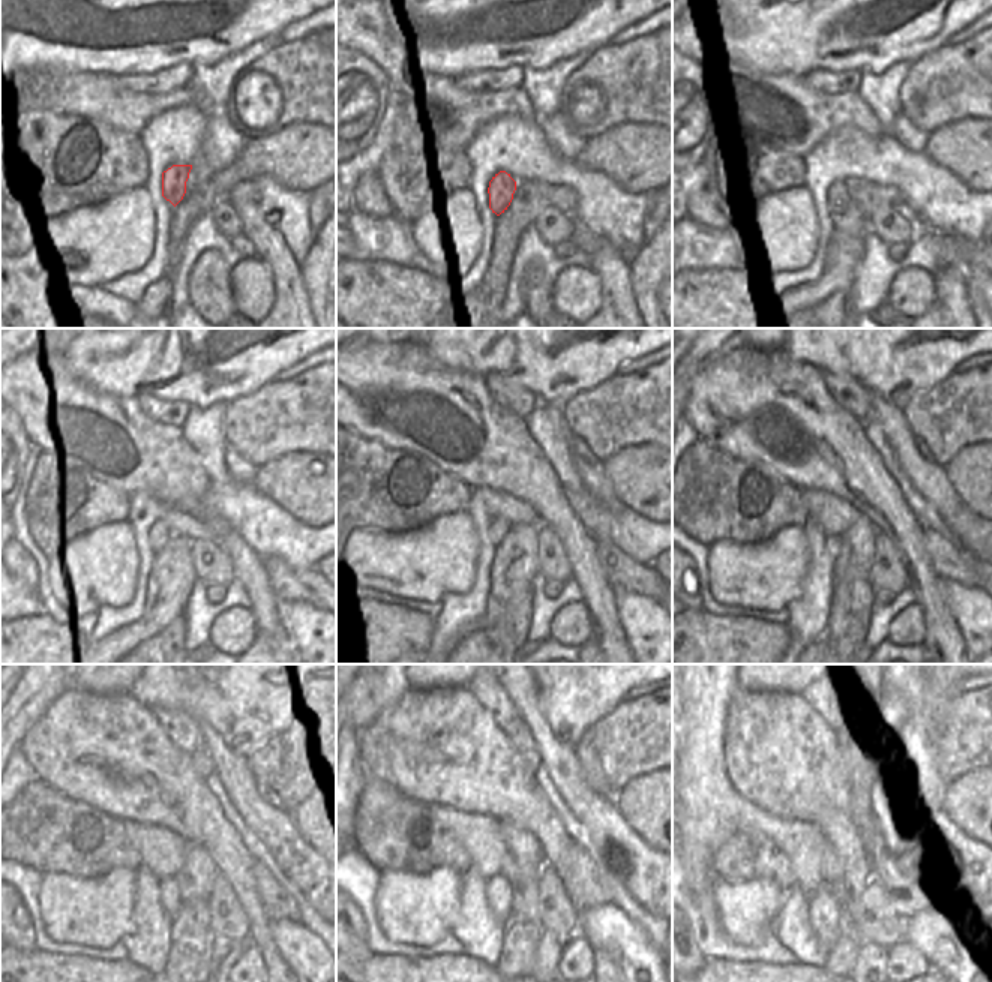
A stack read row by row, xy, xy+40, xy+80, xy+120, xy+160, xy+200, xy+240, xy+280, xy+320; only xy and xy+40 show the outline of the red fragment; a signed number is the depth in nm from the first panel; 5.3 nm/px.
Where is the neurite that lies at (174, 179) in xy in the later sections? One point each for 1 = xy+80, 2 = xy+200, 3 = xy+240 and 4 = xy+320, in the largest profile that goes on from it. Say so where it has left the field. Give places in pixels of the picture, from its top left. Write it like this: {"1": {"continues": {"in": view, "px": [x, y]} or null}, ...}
{"1": {"continues": {"in": "xy+80", "px": [836, 197]}}, "2": {"continues": {"in": "xy+200", "px": [833, 543]}}, "3": {"continues": {"in": "xy+240", "px": [168, 897]}}, "4": {"continues": {"in": "xy+320", "px": [827, 910]}}}

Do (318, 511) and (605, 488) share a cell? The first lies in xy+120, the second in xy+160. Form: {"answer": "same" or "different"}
{"answer": "different"}

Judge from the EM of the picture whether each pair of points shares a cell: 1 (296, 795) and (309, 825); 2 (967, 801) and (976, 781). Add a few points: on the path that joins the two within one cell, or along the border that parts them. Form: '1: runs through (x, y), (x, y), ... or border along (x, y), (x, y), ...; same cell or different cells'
1: runs through (303, 801), (309, 807), (309, 817); same cell
2: runs through (971, 796), (976, 792), (976, 786); same cell

